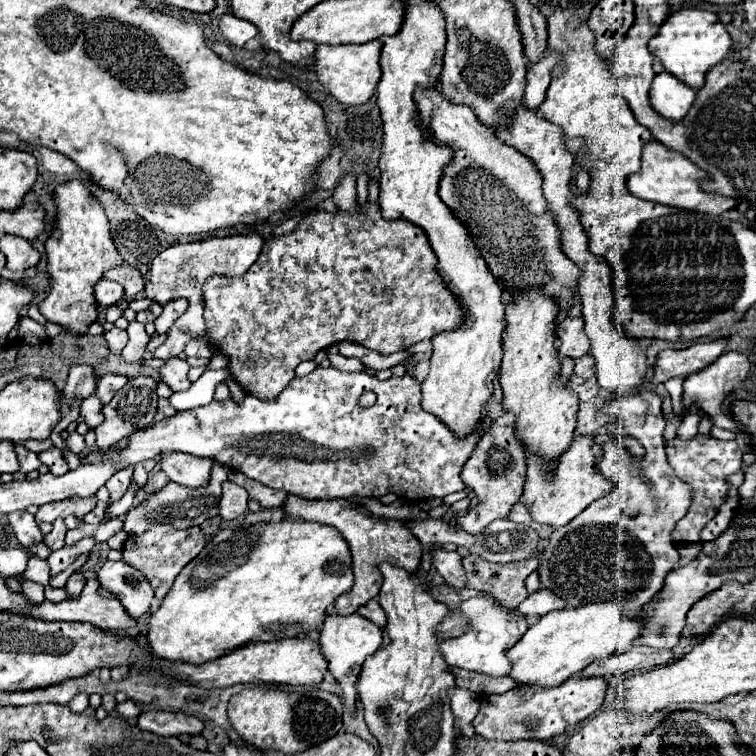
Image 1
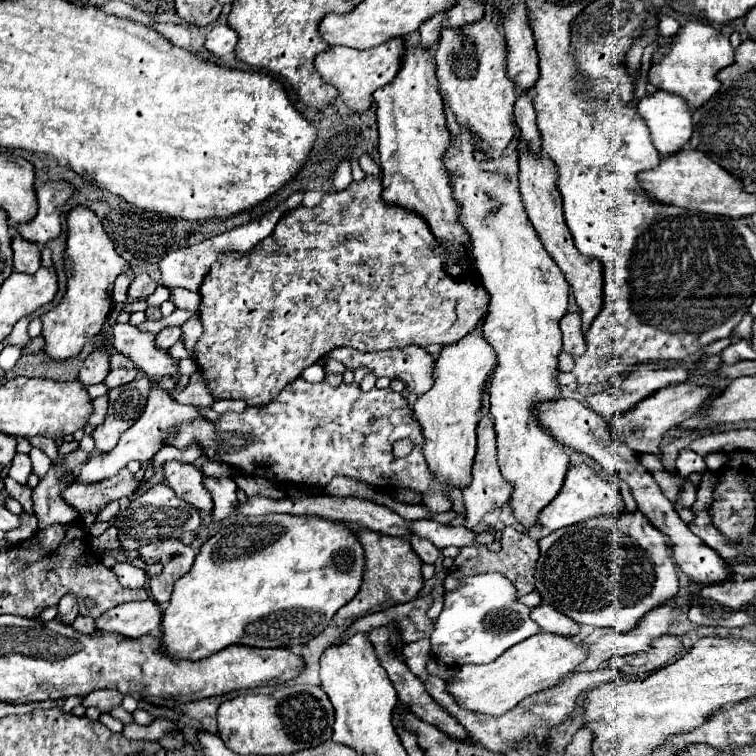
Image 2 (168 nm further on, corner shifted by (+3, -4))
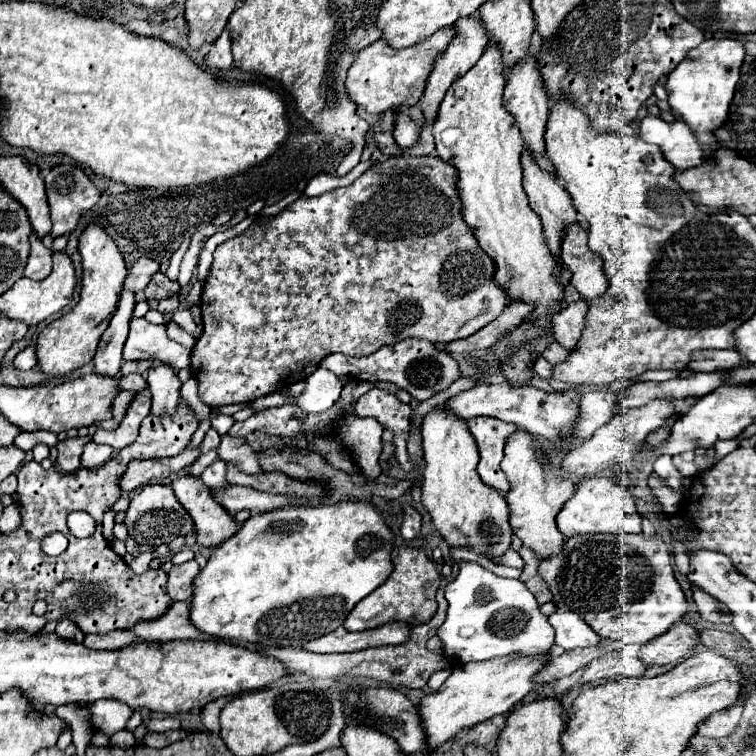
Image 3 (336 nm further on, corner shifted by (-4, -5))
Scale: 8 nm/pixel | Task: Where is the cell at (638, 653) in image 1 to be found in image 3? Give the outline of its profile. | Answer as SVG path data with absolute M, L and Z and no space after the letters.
M675 623L661 637L655 637L649 643L641 645L639 659L647 665L679 663L679 659L687 659L693 655L697 643L699 643L699 635L693 625Z

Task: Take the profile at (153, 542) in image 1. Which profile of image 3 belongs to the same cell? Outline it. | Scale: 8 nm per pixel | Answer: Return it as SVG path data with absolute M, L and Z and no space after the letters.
M195 559L173 565L169 571L169 581L167 581L167 593L173 601L187 601L191 597L191 581L199 573L199 565Z

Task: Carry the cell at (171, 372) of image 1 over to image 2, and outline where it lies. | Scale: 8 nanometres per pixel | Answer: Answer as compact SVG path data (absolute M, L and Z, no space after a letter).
M130 322L112 326L112 346L136 362L150 380L160 380L166 374L176 376L178 372L178 360L156 346L156 336L138 330L138 326L132 326Z

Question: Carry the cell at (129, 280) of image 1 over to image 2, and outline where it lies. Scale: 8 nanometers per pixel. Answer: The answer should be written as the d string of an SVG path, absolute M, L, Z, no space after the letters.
M138 274L134 276L130 288L128 288L128 298L130 300L146 300L154 290L156 290L158 282L150 282L150 276L148 274Z

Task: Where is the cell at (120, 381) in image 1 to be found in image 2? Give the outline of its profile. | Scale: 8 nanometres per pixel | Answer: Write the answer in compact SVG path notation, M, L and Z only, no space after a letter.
M116 368L116 370L110 370L110 374L106 376L104 384L108 388L116 388L116 386L122 386L122 384L128 384L130 380L134 380L138 376L138 370L136 368Z

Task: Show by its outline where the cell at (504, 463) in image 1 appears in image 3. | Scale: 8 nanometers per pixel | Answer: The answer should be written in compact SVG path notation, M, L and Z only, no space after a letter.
M475 417L469 421L469 429L477 441L481 461L477 465L477 473L483 483L497 489L501 495L507 495L511 483L501 473L501 459L503 459L503 445L509 433L517 427L513 423L505 423L493 417Z

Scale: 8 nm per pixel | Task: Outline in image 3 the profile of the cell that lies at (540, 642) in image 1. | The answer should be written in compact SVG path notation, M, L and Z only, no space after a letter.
M537 653L457 665L439 691L429 693L421 699L419 713L423 717L423 725L427 725L427 737L431 737L431 745L439 749L461 729L469 729L495 715L507 715L513 711L513 707L533 689L533 677L541 673L547 663L549 655Z

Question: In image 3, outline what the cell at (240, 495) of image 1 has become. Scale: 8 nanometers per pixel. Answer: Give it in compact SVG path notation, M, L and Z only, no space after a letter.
M217 459L215 463L211 463L211 465L201 473L201 479L203 479L203 483L205 483L209 489L213 489L213 491L225 491L225 489L229 487L225 473L227 473L227 465L225 465L221 459Z

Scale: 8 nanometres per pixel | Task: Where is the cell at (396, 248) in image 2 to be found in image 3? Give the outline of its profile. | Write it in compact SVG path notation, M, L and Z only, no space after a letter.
M399 155L399 157L389 157L385 161L379 161L375 163L369 171L365 171L357 181L353 181L349 187L343 187L343 189L333 189L333 191L327 191L319 197L299 197L297 201L293 201L289 207L285 207L285 211L281 211L279 215L275 217L267 217L267 221L263 221L263 225L251 225L241 237L235 237L235 239L229 239L225 243L221 243L215 253L213 253L213 265L211 265L211 271L207 275L207 281L205 281L205 287L203 287L203 295L201 295L201 315L203 315L203 333L201 337L197 339L195 347L193 347L193 353L191 353L191 371L193 371L193 377L197 375L197 381L199 381L199 397L205 405L209 407L221 407L221 405L229 405L229 403L249 403L249 401L255 401L257 397L265 397L265 395L271 395L275 391L285 391L291 383L297 383L297 381L307 381L307 377L311 373L315 373L315 369L321 365L321 361L331 355L331 353L345 353L345 355L355 355L355 357L363 357L363 355L370 355L375 353L378 349L381 349L383 345L393 345L397 341L403 341L407 337L417 337L417 339L427 339L431 343L451 343L455 339L465 339L473 333L477 333L481 327L485 327L487 323L491 323L495 317L499 317L503 313L503 309L507 307L507 297L503 297L503 291L499 289L499 285L495 285L493 281L493 265L491 265L491 259L487 257L487 253L483 253L483 249L479 249L479 243L475 241L473 233L471 233L471 227L463 223L463 219L459 217L459 197L455 197L455 169L451 169L451 165L447 165L445 161L439 161L437 157L409 157L409 155Z

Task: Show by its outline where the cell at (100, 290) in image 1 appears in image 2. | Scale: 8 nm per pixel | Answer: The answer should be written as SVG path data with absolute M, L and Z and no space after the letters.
M120 274L114 282L114 290L112 290L112 300L116 304L124 304L128 300L128 284L132 282L132 274Z

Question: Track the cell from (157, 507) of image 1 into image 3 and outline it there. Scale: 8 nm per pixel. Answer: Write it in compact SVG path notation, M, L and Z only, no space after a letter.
M145 485L141 491L137 491L131 497L129 509L125 513L125 525L129 535L135 539L139 545L161 545L161 543L171 543L179 535L189 535L195 531L195 523L191 521L191 515L187 509L177 501L173 489L169 485Z

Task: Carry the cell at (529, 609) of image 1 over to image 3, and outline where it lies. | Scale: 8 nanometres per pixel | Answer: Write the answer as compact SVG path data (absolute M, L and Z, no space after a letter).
M555 611L549 617L549 623L555 629L555 643L563 649L575 649L575 647L591 647L599 643L599 635L593 633L593 629L571 611Z

